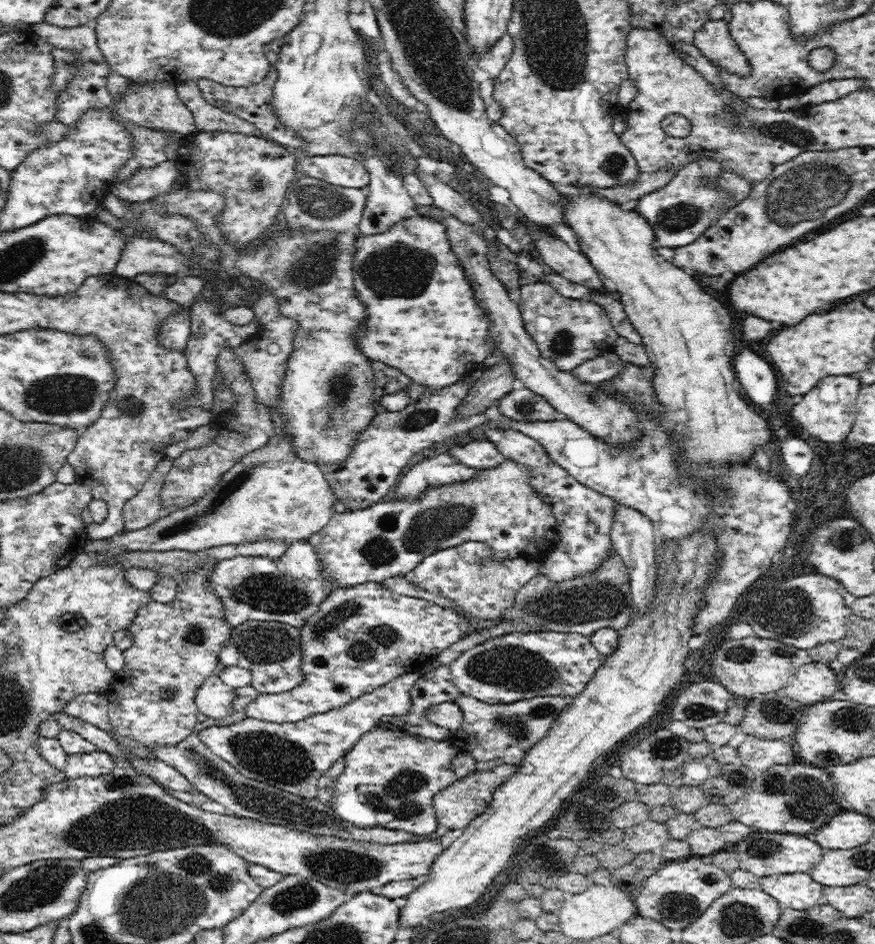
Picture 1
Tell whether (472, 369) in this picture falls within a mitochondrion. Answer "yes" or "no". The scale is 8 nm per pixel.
no

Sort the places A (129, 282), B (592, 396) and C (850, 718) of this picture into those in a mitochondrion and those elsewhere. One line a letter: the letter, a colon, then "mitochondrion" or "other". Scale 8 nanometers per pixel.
A: other
B: mitochondrion
C: mitochondrion

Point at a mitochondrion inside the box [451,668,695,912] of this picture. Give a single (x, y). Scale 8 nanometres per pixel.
(515, 727)

